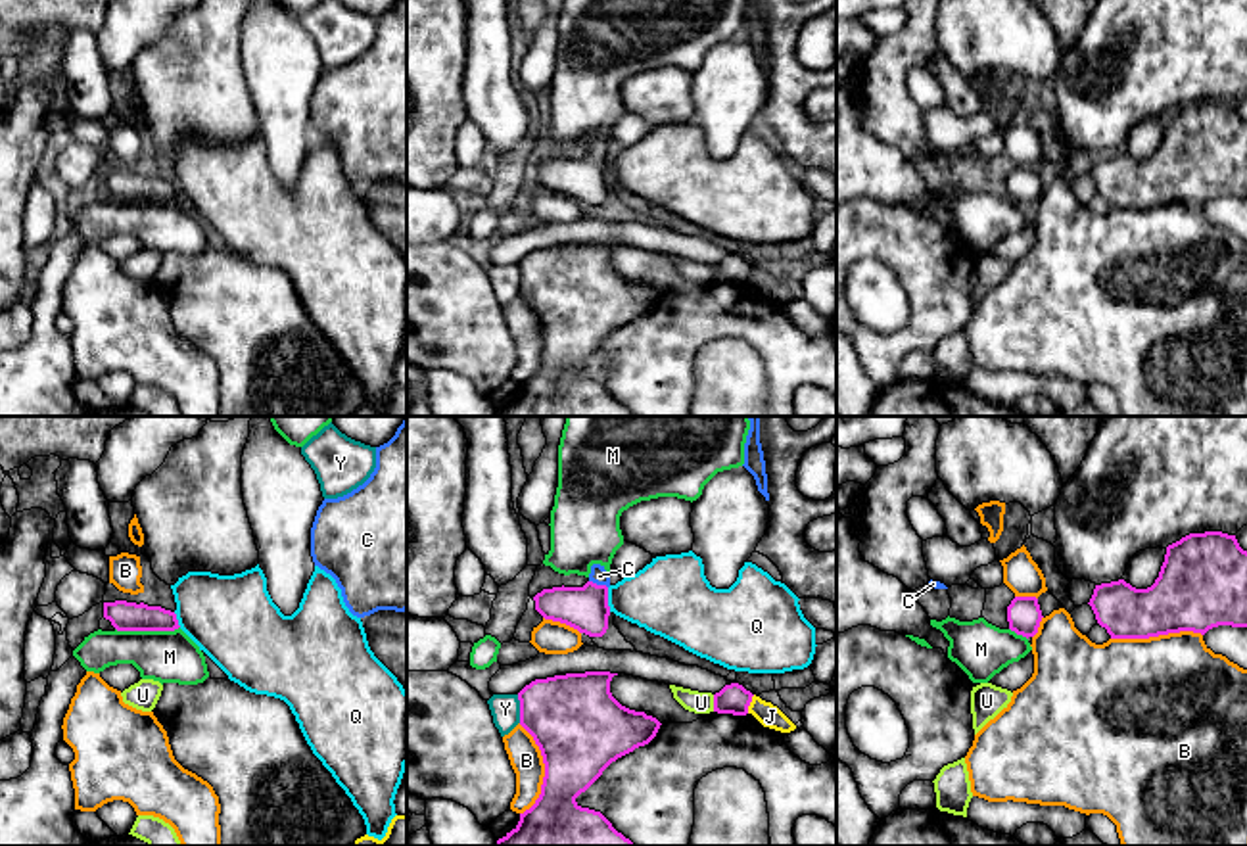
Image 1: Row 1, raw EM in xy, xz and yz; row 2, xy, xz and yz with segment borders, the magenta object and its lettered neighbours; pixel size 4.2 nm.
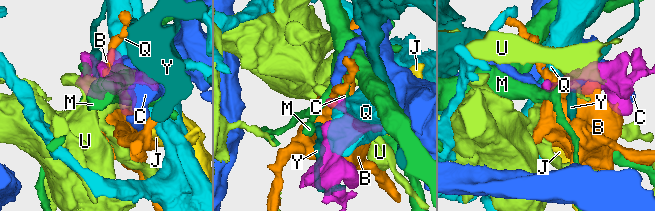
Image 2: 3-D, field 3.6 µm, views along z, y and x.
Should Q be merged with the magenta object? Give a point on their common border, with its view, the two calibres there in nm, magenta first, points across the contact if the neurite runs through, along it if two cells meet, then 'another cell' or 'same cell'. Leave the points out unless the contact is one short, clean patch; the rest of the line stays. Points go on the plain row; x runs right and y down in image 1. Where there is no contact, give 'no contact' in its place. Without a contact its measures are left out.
xz (607, 169) | 190/320 nm | along xz (607, 158), (611, 181) | another cell

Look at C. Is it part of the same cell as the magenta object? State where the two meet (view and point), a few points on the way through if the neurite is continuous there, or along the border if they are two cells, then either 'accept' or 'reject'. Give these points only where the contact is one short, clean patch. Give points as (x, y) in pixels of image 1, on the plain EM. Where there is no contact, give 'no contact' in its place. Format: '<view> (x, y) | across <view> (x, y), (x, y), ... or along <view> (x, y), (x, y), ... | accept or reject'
xz (599, 156) | across xz (586, 179), (599, 156), (599, 146) | accept

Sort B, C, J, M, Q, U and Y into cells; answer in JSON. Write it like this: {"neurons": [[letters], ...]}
{"neurons": [["B"], ["C"], ["J"], ["M"], ["Q"], ["U"], ["Y"]]}

